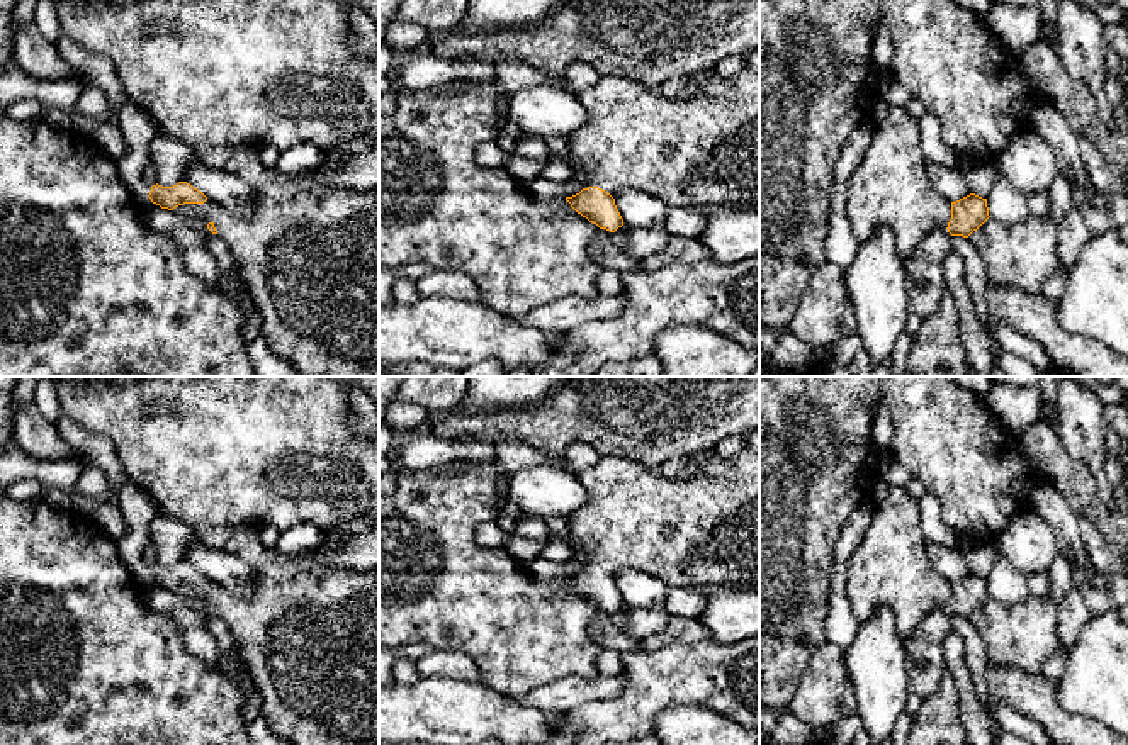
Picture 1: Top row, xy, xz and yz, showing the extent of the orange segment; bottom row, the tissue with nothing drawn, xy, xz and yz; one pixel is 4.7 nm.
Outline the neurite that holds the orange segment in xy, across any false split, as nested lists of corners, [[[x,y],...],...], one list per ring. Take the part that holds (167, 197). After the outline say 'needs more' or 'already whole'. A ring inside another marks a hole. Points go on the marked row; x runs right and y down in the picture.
[[[345,146],[330,148],[316,168],[257,188],[248,212],[219,205],[187,182],[173,187],[156,183],[148,195],[161,209],[200,221],[226,243],[234,272],[260,316],[268,348],[294,365],[302,377],[379,377],[379,187],[330,185],[347,154]]]; needs more

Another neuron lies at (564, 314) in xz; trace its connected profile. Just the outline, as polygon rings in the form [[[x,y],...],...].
[[[622,294],[596,297],[571,295],[550,304],[537,305],[533,311],[516,316],[516,321],[542,331],[562,333],[588,324],[595,319],[610,319],[622,314],[625,299]]]

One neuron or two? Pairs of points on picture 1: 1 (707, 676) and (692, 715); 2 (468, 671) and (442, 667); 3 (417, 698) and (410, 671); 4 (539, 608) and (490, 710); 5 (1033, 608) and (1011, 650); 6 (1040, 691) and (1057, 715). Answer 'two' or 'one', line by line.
1: two
2: one
3: two
4: two
5: one
6: one

